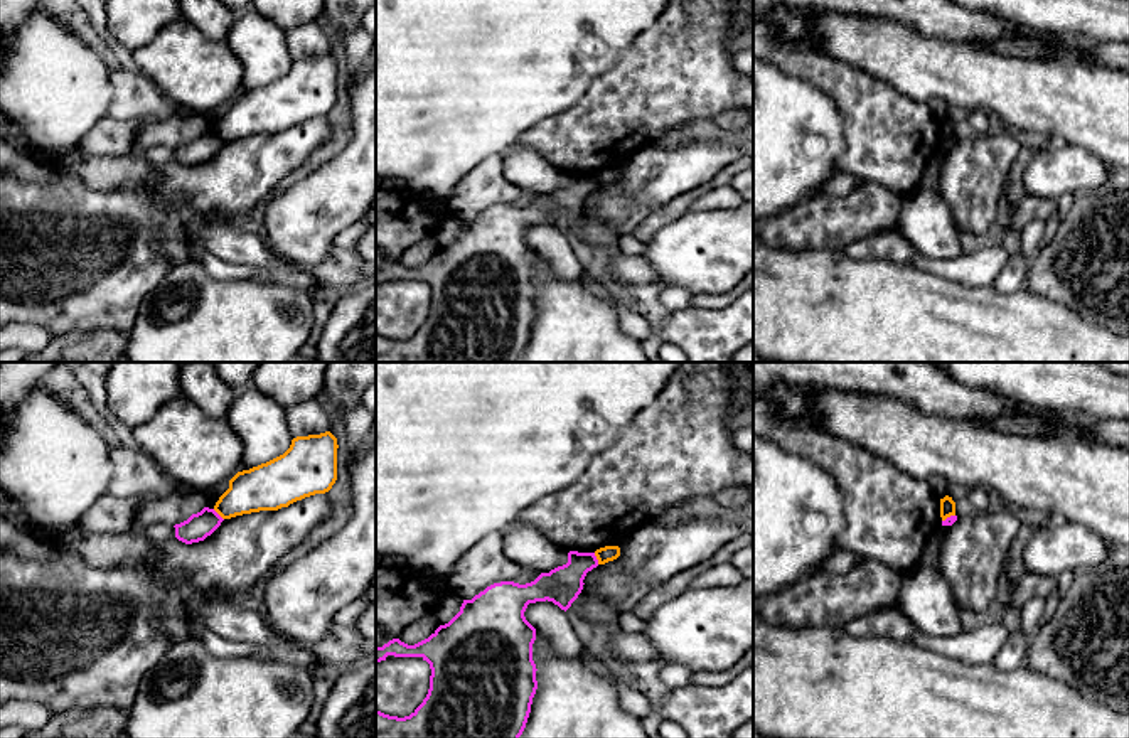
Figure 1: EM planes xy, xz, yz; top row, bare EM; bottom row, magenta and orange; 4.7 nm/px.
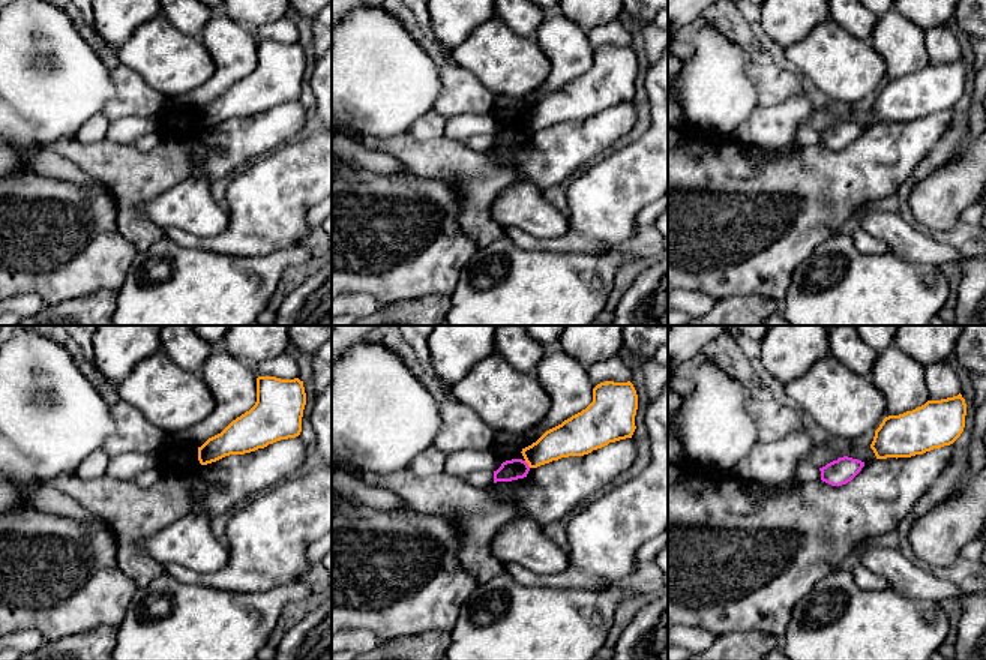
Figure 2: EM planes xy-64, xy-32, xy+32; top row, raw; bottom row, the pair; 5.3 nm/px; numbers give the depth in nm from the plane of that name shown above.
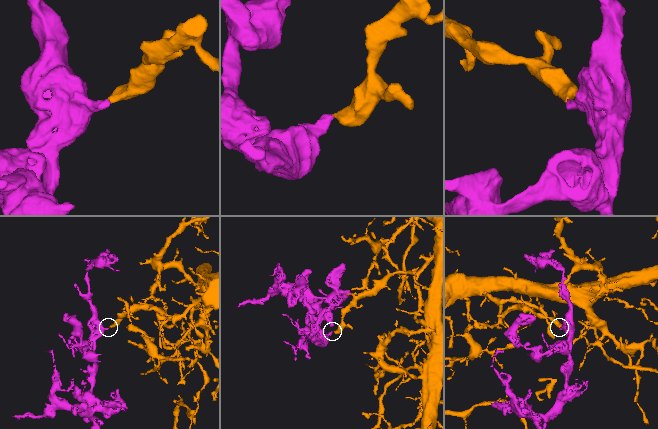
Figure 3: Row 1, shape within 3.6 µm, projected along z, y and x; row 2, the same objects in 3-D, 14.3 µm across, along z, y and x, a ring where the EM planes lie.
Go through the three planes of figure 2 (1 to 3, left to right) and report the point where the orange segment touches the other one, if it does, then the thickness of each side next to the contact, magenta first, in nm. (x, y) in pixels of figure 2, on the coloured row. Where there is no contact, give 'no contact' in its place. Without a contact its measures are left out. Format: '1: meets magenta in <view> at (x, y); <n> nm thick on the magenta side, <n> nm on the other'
1: no contact
2: meets magenta in xy-32 at (527, 464); 110 nm thick on the magenta side, 180 nm on the other
3: no contact

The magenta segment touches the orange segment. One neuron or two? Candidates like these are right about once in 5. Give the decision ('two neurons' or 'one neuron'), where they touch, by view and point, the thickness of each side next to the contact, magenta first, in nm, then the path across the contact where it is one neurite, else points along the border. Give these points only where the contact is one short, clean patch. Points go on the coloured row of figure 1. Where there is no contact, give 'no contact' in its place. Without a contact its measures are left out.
two neurons; contact xz (595, 558); calibres 180 and 80 nm; border xz (593, 553), (599, 563)

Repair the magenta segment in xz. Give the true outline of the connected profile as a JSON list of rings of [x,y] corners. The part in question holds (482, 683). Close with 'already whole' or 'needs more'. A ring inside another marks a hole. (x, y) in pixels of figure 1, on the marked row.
[[[568,553],[568,563],[519,585],[500,581],[487,586],[428,639],[408,645],[393,639],[376,647],[376,662],[394,657],[421,657],[430,664],[430,689],[423,703],[404,718],[376,709],[376,738],[519,738],[526,728],[538,689],[532,644],[536,628],[526,620],[529,603],[553,602],[568,610],[583,590],[588,571],[598,566],[595,553]]] | already whole

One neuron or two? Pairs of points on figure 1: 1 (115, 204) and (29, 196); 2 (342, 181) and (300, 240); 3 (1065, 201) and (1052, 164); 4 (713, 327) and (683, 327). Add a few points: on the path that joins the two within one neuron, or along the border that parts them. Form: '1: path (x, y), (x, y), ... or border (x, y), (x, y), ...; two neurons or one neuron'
1: path (93, 204), (51, 204); one neuron
2: path (331, 196), (302, 224); one neuron
3: border (1074, 194), (1064, 194), (1055, 201); two neurons
4: path (706, 327), (690, 327); one neuron

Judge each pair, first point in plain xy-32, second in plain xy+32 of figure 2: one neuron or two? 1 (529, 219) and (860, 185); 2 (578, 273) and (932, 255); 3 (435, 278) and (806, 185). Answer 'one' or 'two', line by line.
1: two
2: two
3: one

